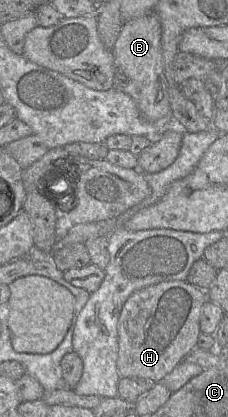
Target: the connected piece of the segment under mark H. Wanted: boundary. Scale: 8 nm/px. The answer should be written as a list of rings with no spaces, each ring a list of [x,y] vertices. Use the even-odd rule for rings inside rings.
[[[187,280],[161,282],[134,292],[124,303],[117,324],[117,369],[121,378],[161,382],[197,347],[200,316],[208,301],[206,291]]]

